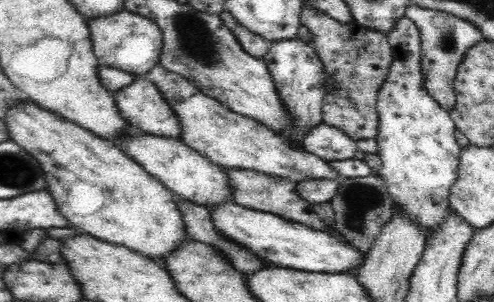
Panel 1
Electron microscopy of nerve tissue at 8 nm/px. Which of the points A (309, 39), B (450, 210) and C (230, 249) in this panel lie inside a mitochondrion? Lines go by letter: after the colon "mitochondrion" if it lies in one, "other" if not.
A: other
B: other
C: mitochondrion

